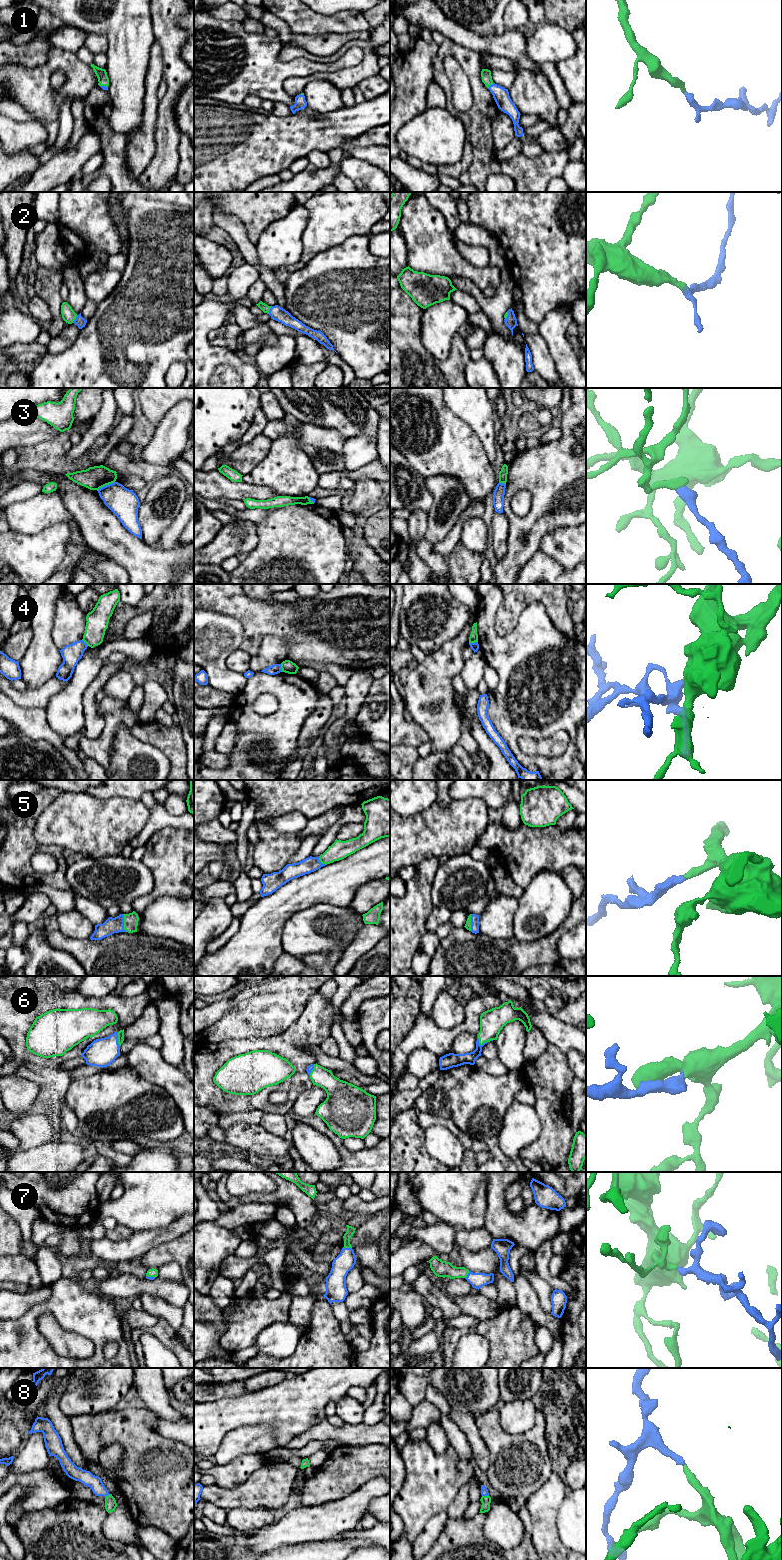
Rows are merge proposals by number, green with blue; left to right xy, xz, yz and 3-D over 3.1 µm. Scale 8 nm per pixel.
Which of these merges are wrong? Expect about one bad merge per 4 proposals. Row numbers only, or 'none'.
3, 4

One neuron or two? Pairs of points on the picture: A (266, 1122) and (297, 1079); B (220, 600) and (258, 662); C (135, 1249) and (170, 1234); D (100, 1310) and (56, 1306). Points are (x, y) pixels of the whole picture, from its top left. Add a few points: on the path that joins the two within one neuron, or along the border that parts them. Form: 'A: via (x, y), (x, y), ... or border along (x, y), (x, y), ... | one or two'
A: border along (263, 1112), (278, 1112), (283, 1115) | two
B: border along (267, 635), (263, 638), (258, 651), (252, 656) | two
C: via (144, 1241), (161, 1235) | one
D: via (89, 1310), (76, 1310), (72, 1306), (67, 1306) | one

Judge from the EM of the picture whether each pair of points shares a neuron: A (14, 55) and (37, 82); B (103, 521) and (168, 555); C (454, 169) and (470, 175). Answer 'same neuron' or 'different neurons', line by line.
A: different neurons
B: same neuron
C: different neurons

